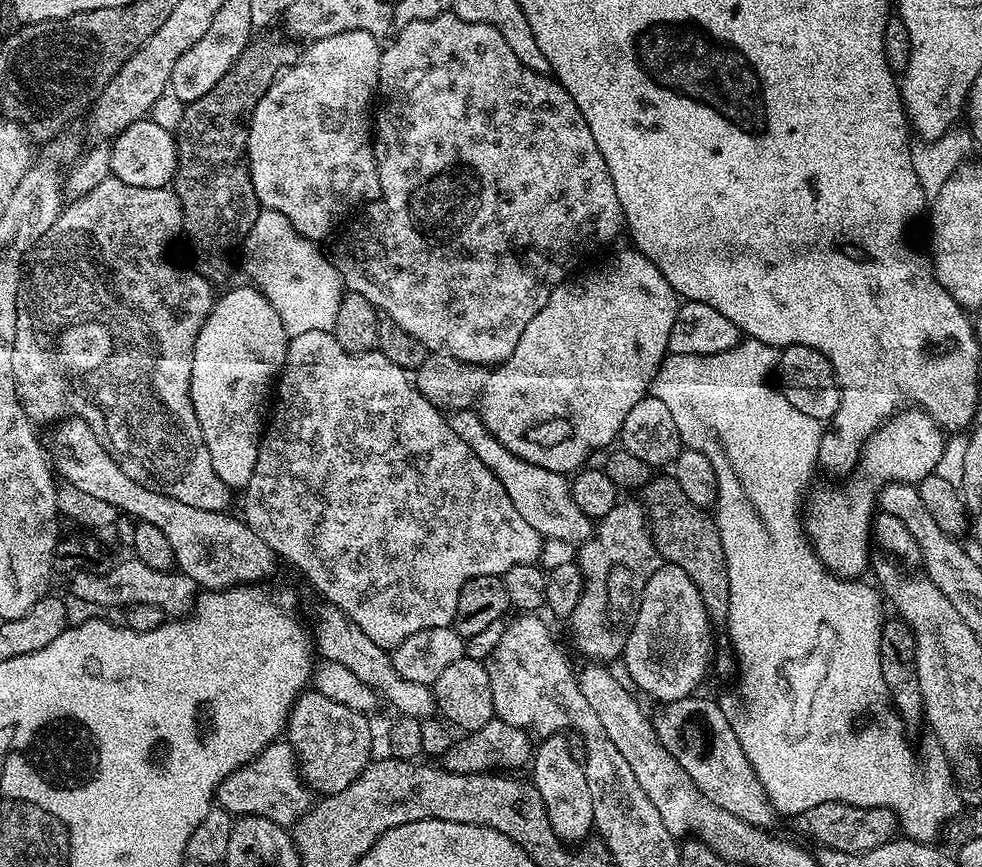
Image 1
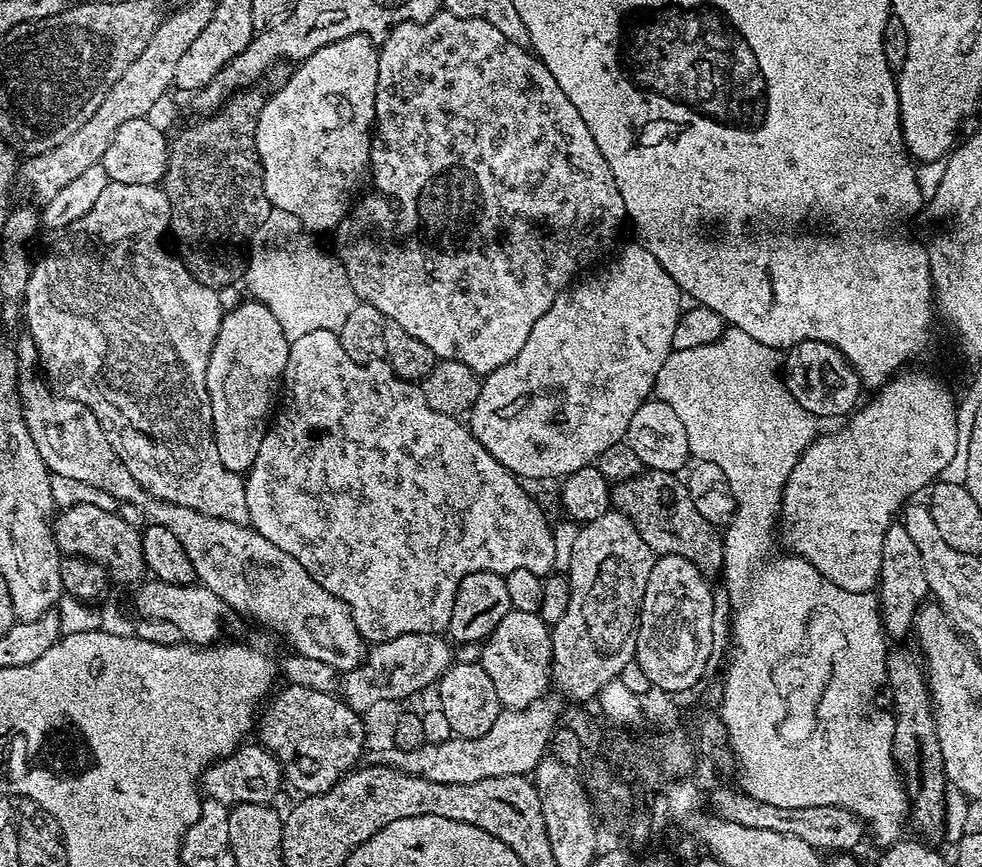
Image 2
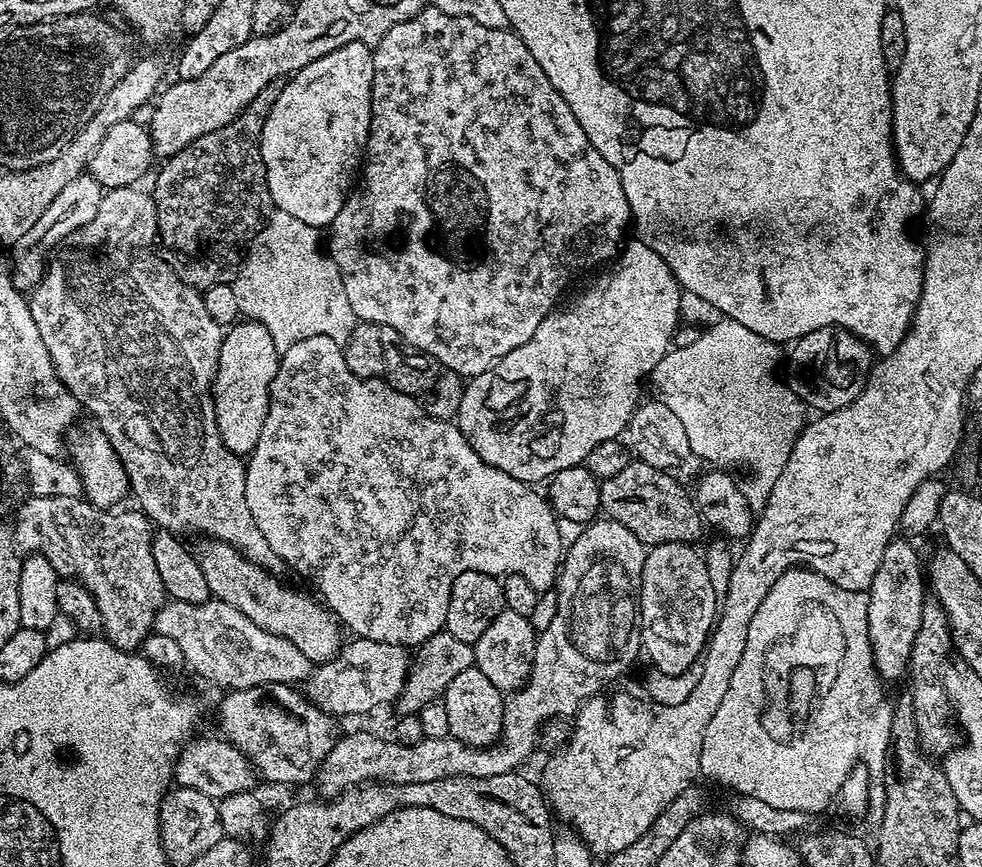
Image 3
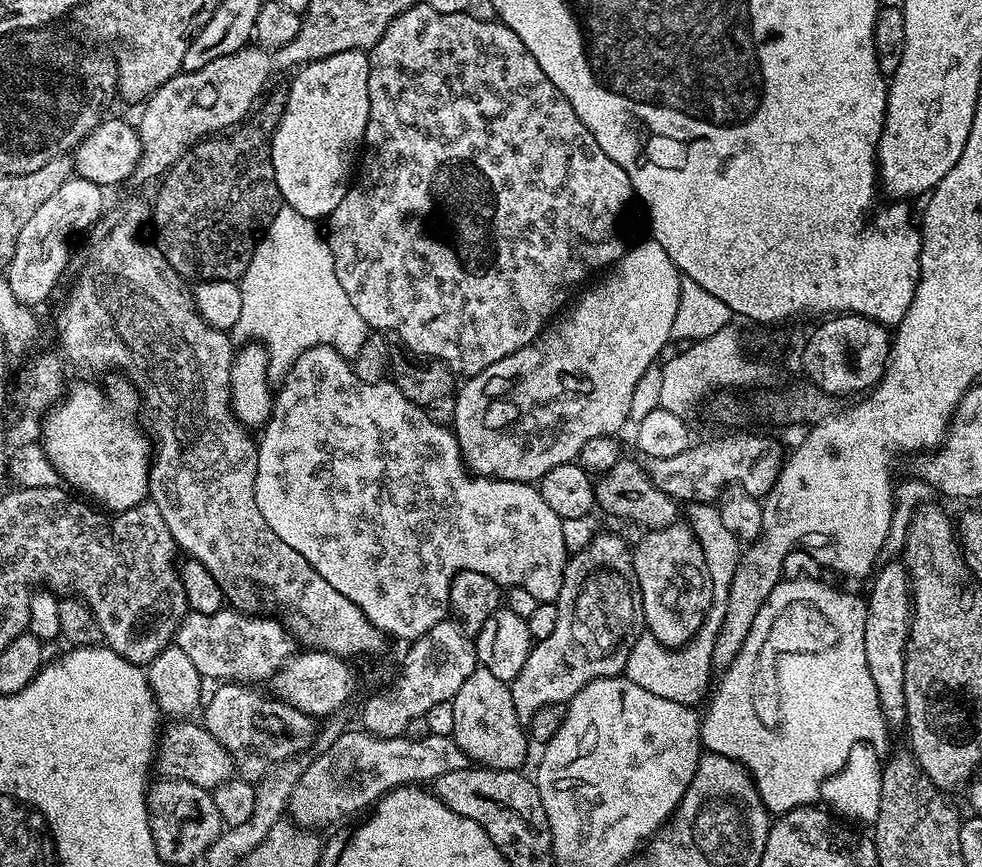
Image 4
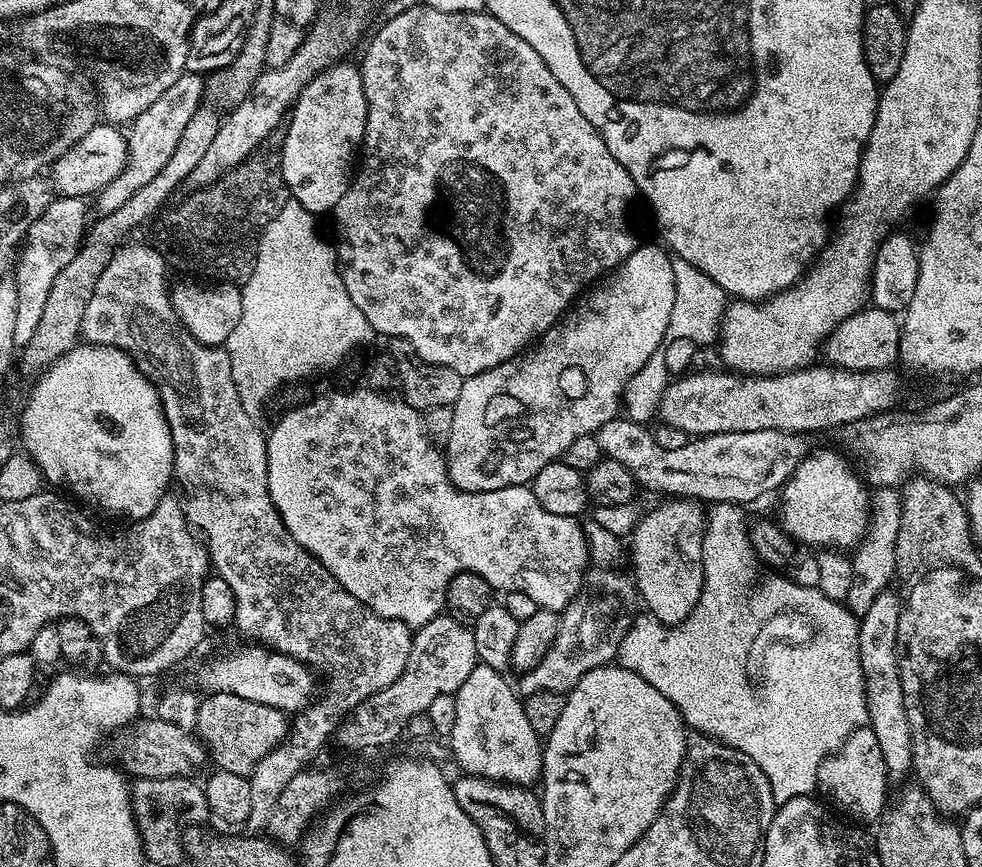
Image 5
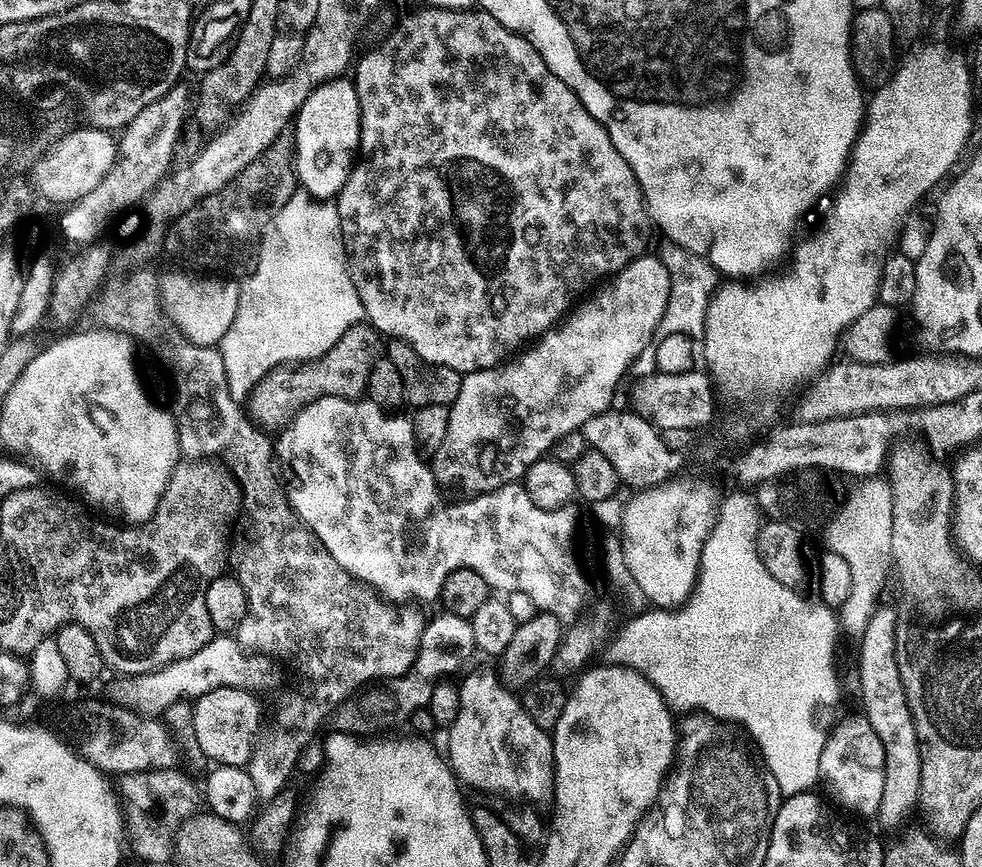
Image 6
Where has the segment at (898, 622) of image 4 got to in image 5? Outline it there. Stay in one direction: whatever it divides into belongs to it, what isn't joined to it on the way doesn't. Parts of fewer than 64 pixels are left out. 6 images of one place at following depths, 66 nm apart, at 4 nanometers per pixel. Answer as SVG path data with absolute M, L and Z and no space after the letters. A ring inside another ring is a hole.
M885 590L874 598L870 610L859 617L861 670L865 684L865 706L868 708L868 724L882 748L887 779L900 780L914 768L912 755L912 727L906 714L906 702L902 694L902 678L898 666L896 643L898 642L898 622L902 600L892 590Z

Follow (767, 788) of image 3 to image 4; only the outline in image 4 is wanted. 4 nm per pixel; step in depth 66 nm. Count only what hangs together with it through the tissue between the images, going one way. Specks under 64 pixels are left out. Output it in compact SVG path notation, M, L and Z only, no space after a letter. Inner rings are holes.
M781 579L765 604L756 611L748 636L734 662L728 665L720 680L720 689L712 696L708 713L700 722L700 743L714 754L720 754L744 765L769 813L783 814L791 809L809 807L820 798L824 781L843 768L850 750L860 742L882 748L886 742L888 723L882 714L874 678L866 666L865 599L848 592L834 590L816 580ZM760 644L792 644L792 652L816 652L816 664L824 664L824 696L820 696L820 712L816 716L796 716L796 728L804 728L804 736L792 736L792 668L772 668L772 656L760 656Z

